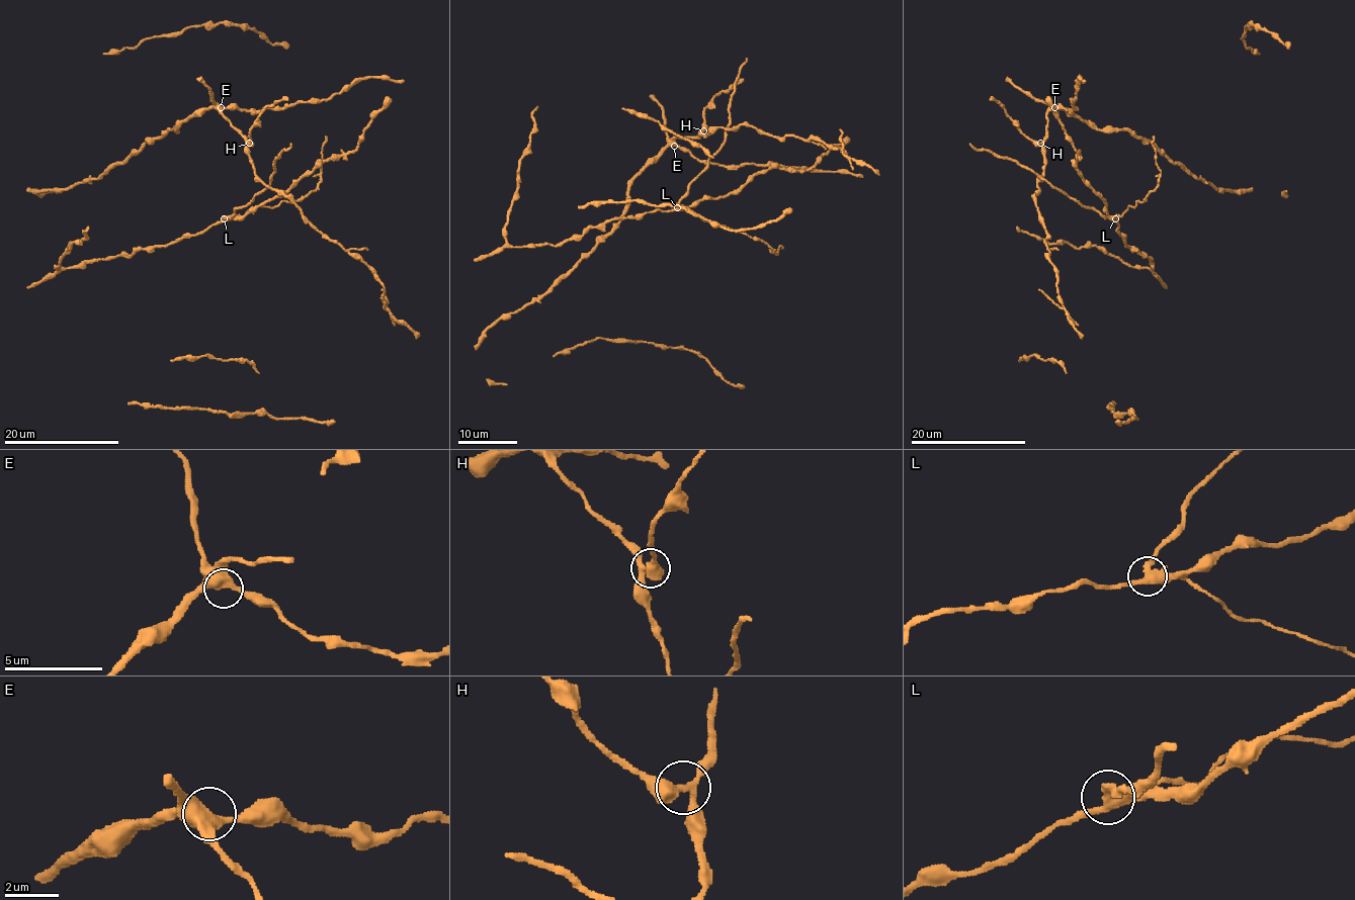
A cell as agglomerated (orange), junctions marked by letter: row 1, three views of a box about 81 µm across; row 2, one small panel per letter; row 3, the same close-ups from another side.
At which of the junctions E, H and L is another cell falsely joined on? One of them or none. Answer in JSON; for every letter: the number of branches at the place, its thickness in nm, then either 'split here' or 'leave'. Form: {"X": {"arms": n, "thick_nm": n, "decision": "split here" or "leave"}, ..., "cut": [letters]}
{"E": {"arms": 3, "thick_nm": 420, "decision": "leave"}, "H": {"arms": 3, "thick_nm": 360, "decision": "leave"}, "L": {"arms": 3, "thick_nm": 380, "decision": "split here"}, "cut": ["L"]}

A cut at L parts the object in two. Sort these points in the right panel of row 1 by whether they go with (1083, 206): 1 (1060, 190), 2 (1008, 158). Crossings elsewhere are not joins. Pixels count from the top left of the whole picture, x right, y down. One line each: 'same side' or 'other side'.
1: same side
2: same side

